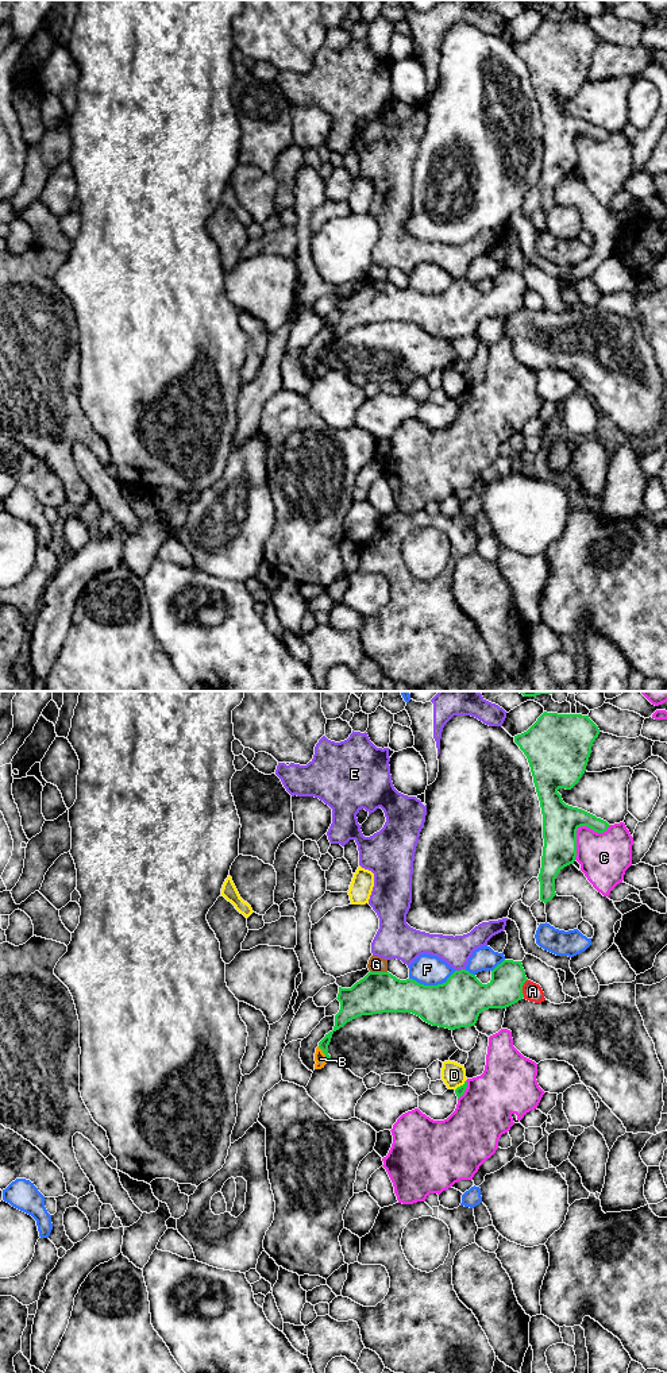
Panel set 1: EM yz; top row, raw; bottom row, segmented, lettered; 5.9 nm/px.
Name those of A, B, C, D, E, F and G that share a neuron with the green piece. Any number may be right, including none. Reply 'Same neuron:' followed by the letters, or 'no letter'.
Same neuron: no letter

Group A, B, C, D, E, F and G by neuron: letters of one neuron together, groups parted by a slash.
A / B / C / D / E / F / G

